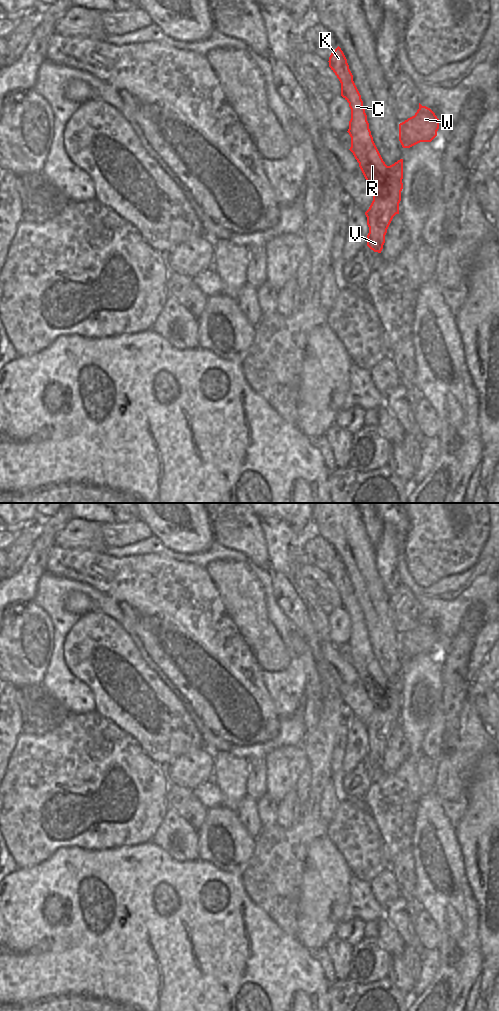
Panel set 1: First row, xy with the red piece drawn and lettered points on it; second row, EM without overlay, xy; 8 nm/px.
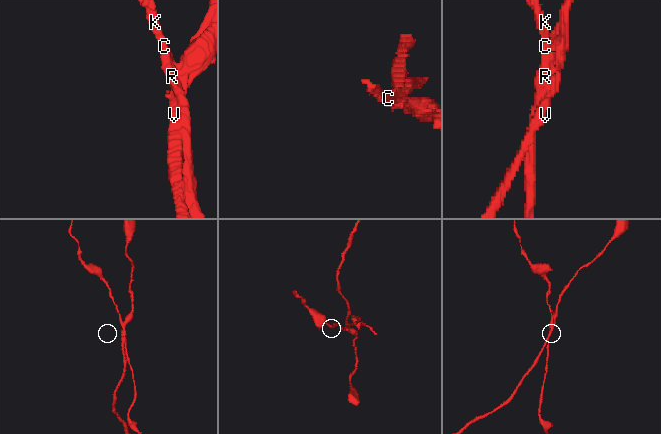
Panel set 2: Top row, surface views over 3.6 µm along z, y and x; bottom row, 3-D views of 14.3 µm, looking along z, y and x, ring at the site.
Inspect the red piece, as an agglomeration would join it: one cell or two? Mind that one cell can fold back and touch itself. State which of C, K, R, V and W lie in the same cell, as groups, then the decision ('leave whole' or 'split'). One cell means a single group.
C K R / V W | split

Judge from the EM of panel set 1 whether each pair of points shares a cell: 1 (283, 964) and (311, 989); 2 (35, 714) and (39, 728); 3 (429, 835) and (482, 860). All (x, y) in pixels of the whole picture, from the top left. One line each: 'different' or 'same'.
1: same
2: same
3: different

